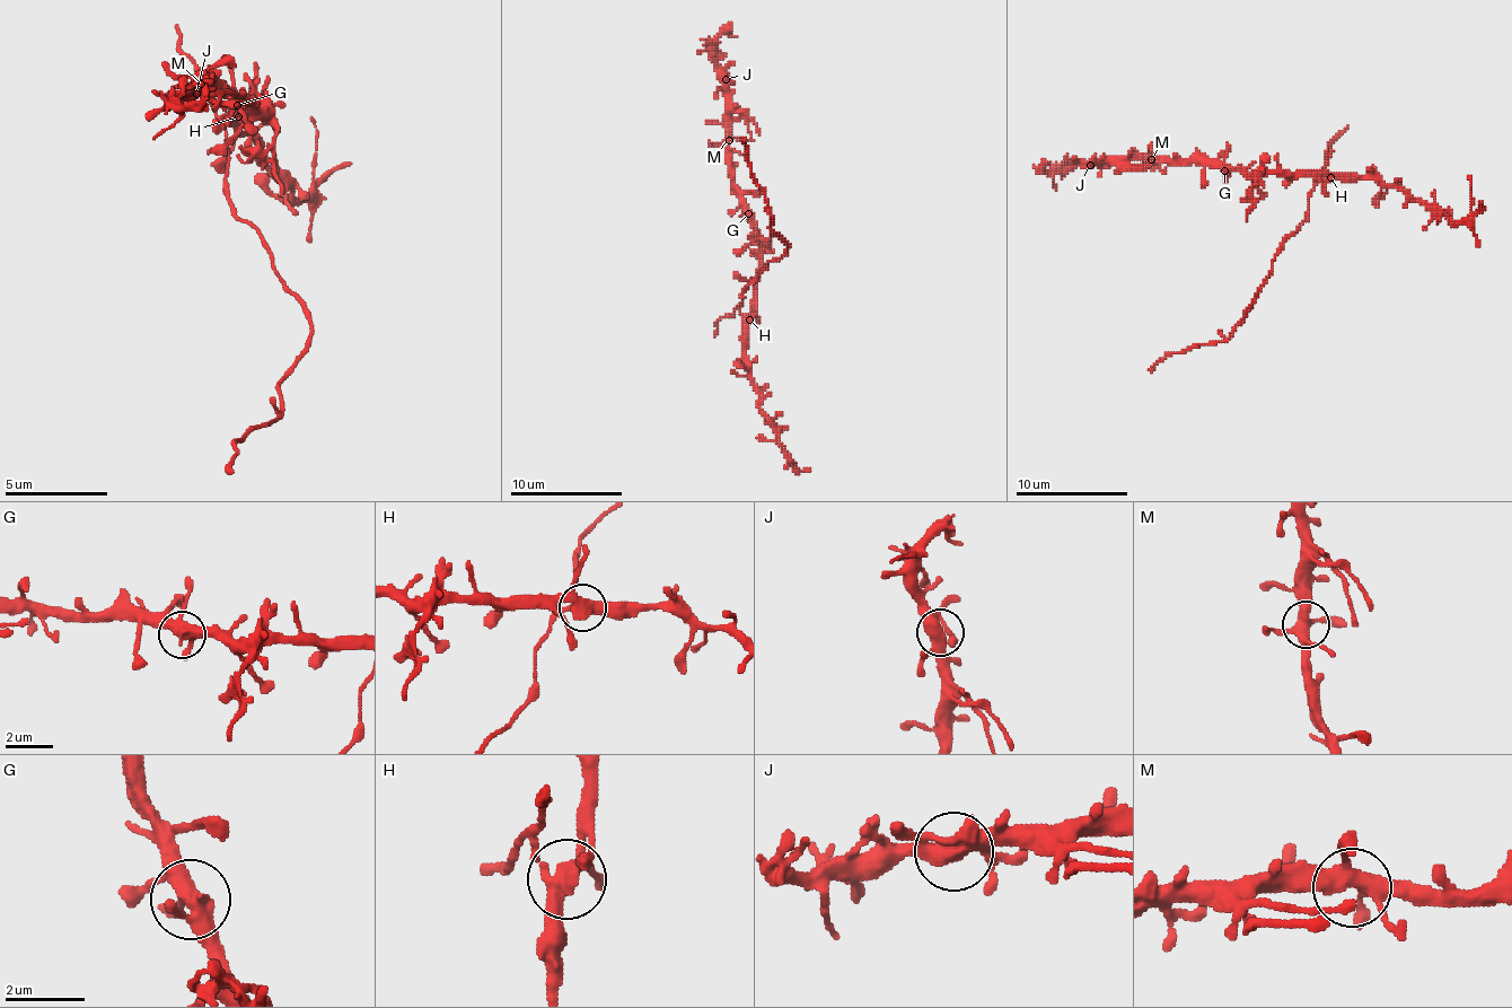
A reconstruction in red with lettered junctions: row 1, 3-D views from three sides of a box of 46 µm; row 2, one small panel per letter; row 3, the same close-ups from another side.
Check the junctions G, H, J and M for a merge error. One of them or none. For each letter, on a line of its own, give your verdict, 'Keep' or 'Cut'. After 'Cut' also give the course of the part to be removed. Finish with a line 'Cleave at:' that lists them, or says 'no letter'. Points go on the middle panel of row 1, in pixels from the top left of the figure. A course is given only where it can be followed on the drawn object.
G: Keep
H: Keep
J: Keep
M: Keep
Cleave at: no letter

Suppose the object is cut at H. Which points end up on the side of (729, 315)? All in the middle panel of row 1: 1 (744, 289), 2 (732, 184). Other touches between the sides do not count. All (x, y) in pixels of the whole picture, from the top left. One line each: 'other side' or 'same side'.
1: same side
2: other side

